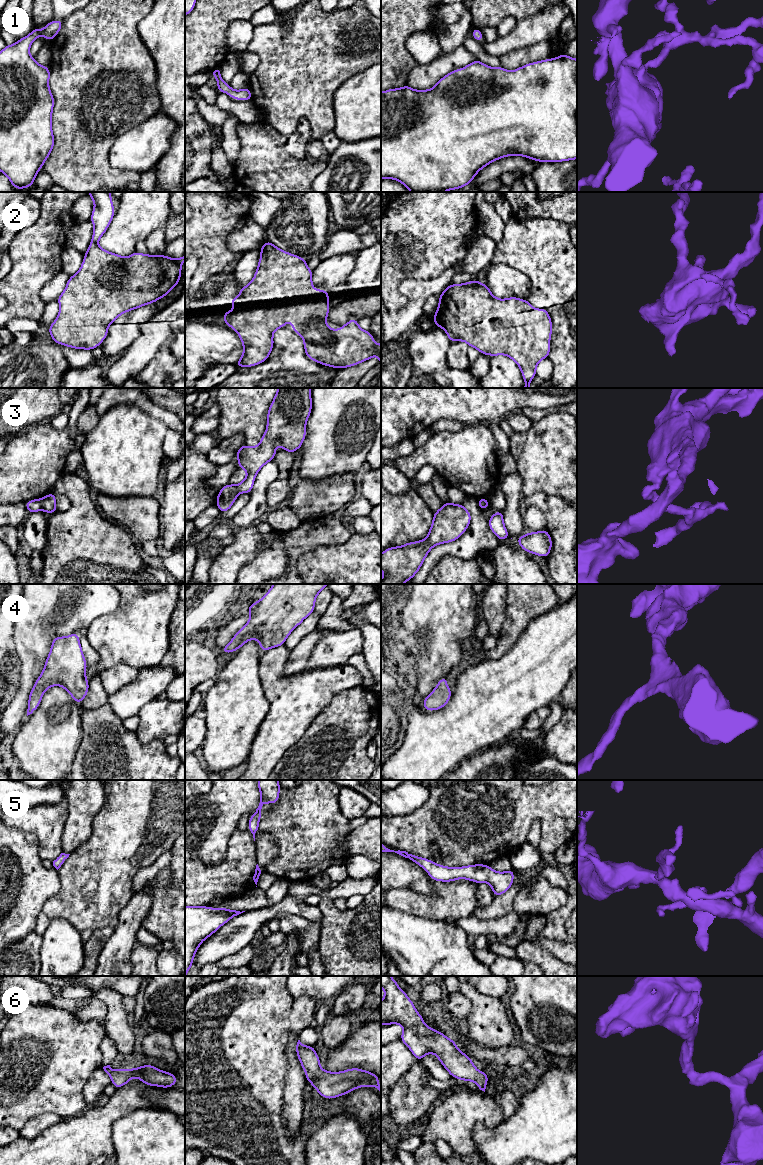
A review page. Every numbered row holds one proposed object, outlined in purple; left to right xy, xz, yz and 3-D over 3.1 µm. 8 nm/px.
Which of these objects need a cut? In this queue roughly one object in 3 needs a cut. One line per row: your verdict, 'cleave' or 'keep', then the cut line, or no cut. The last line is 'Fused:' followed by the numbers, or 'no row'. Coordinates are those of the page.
1: keep; no cut
2: keep; no cut
3: cleave; cut in xy along (39, 499), (42, 509)
4: keep; no cut
5: keep; no cut
6: keep; no cut
Fused: 3

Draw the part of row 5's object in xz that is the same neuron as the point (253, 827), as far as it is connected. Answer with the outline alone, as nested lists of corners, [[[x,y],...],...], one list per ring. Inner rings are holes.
[[[258,780],[258,788],[260,790],[260,803],[256,811],[249,818],[248,829],[253,834],[255,841],[255,833],[259,830],[259,822],[261,818],[261,809],[265,802],[275,804],[279,800],[280,784],[278,780]]]

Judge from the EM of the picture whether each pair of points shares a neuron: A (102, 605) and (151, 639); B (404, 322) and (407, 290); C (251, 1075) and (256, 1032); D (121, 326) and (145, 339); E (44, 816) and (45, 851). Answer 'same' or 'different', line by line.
A: different
B: same
C: same
D: different
E: same

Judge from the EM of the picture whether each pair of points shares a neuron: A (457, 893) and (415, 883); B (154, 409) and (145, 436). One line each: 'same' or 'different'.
A: different
B: different

